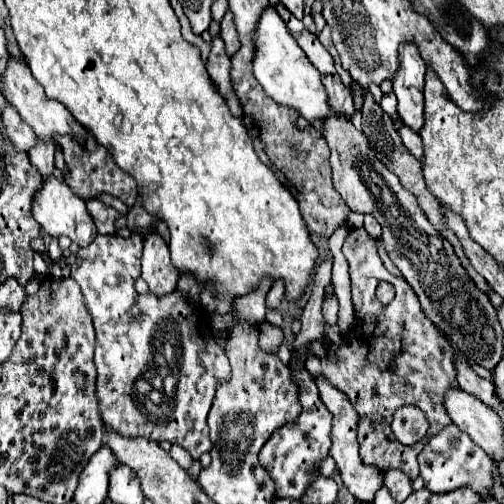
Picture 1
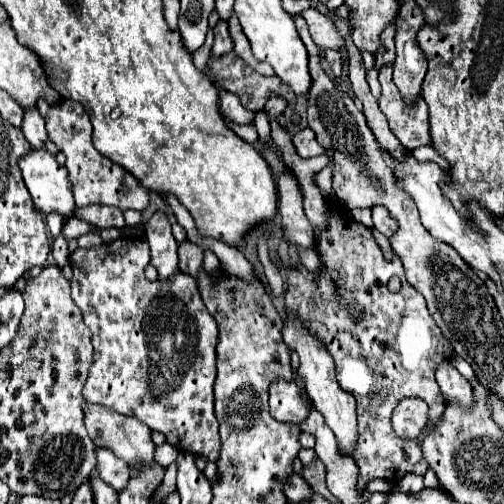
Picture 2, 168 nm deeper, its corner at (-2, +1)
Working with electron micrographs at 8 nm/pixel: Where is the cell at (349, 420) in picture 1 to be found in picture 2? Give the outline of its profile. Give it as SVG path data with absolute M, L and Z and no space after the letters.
M288 319L284 329L282 329L282 335L284 335L284 343L296 351L300 355L300 367L296 369L298 375L306 381L306 393L310 395L314 407L322 413L326 425L332 429L336 441L338 441L338 453L340 455L350 455L354 449L356 449L356 443L358 443L358 427L356 427L356 399L352 393L344 391L338 381L336 381L336 373L334 373L334 361L330 357L330 353L324 349L324 345L314 337L310 335L302 323L296 319Z

